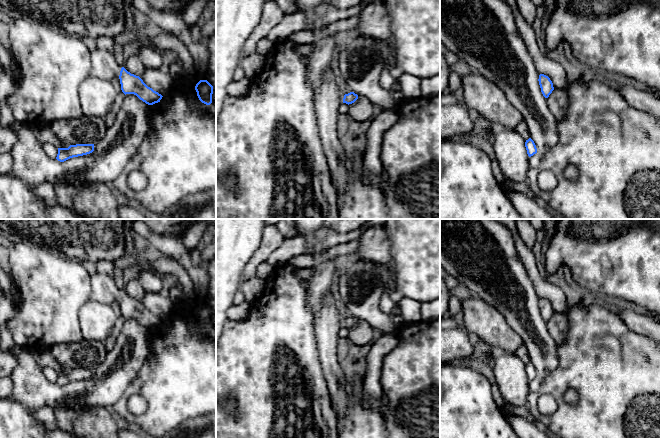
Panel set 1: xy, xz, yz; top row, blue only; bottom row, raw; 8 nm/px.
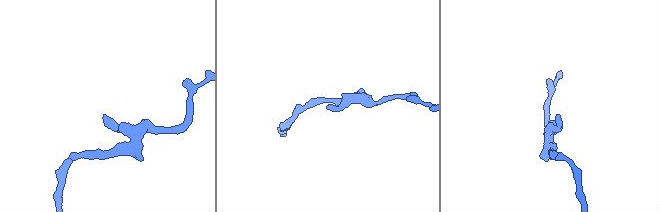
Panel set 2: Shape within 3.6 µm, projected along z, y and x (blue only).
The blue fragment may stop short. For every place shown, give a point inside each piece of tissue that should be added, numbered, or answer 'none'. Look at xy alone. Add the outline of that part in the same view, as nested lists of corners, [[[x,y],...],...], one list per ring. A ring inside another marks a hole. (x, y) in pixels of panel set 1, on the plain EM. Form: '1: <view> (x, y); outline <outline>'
1: xy (104, 290); outline [[[97,272],[91,276],[90,299],[111,305],[113,302],[119,301],[121,292],[114,279],[109,275]]]

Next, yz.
none

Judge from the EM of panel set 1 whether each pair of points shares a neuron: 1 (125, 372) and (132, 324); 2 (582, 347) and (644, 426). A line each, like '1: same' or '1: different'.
1: same
2: same

